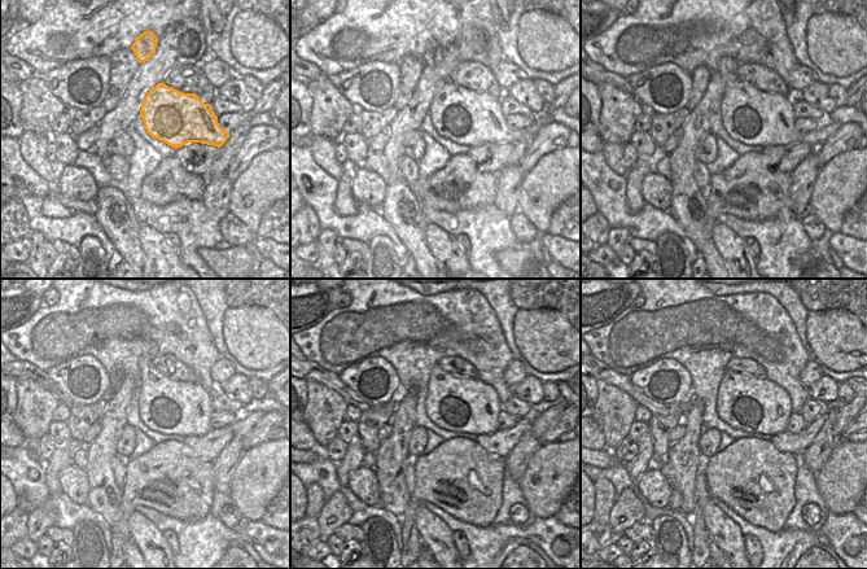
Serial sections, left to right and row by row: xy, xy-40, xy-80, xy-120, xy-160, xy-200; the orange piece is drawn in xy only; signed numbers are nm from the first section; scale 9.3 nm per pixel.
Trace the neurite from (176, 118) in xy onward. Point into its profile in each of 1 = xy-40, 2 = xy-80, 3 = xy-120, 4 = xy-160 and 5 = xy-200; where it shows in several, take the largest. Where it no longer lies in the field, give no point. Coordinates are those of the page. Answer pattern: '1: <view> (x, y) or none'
1: xy-40 (465, 117)
2: xy-80 (753, 117)
3: xy-120 (167, 406)
4: xy-160 (463, 405)
5: xy-200 (754, 405)

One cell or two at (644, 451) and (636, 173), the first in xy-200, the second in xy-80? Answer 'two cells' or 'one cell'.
one cell

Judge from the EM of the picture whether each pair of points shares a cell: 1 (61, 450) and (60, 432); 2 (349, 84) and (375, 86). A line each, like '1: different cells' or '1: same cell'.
1: different cells
2: same cell

